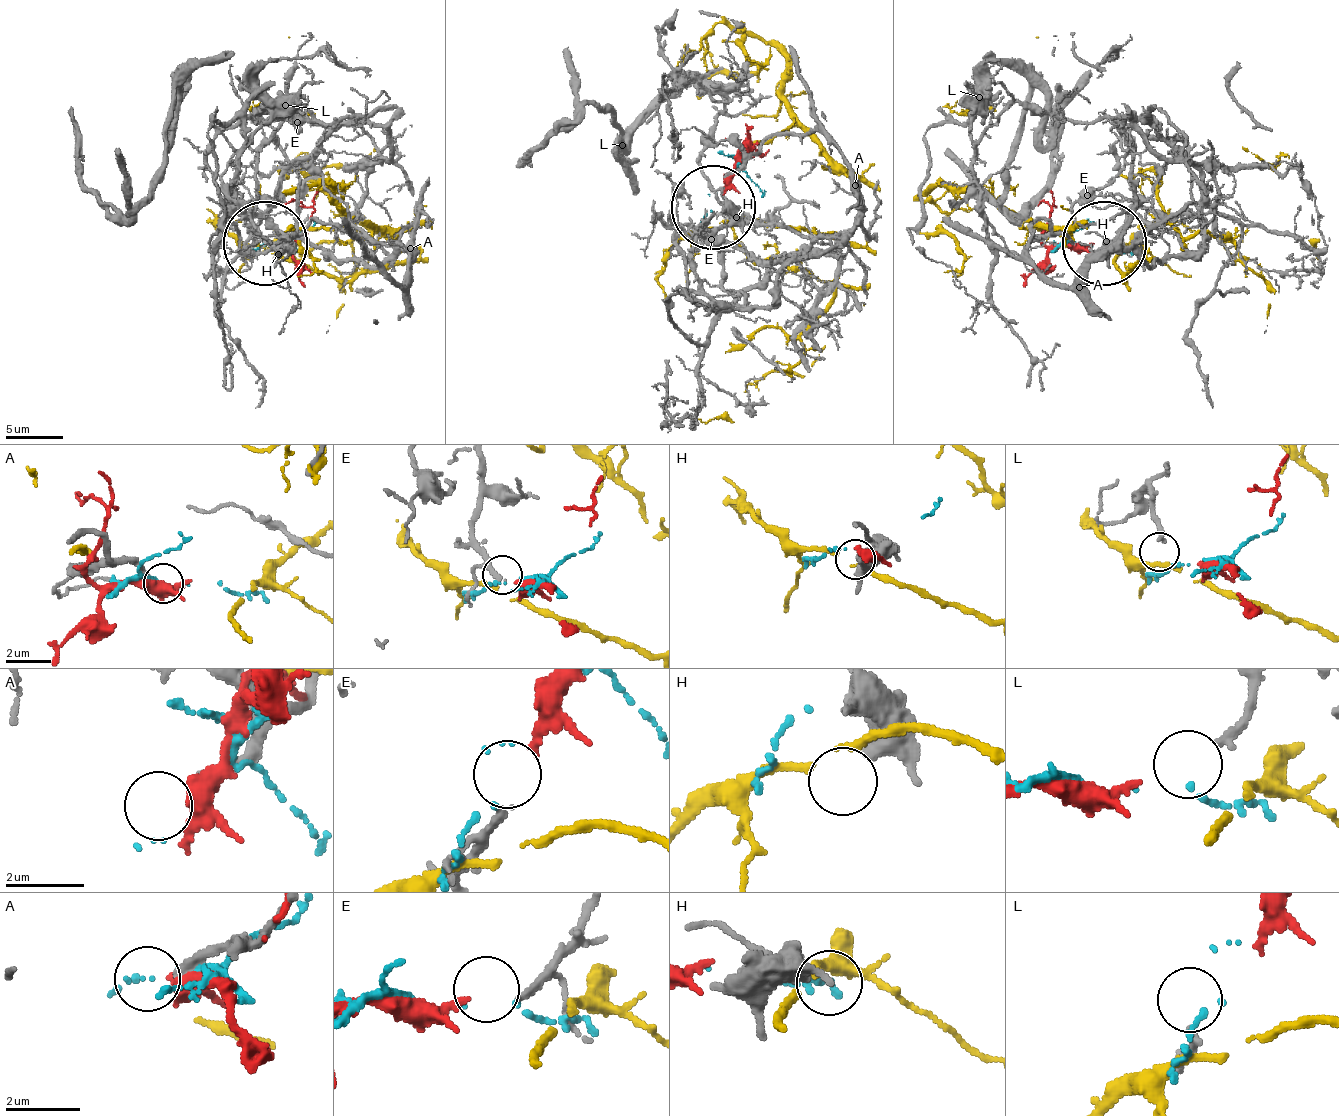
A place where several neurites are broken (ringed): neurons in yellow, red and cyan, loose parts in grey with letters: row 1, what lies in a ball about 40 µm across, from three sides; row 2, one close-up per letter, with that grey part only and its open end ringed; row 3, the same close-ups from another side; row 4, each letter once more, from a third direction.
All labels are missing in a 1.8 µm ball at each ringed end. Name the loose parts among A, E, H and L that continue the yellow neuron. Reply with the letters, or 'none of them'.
none of them

